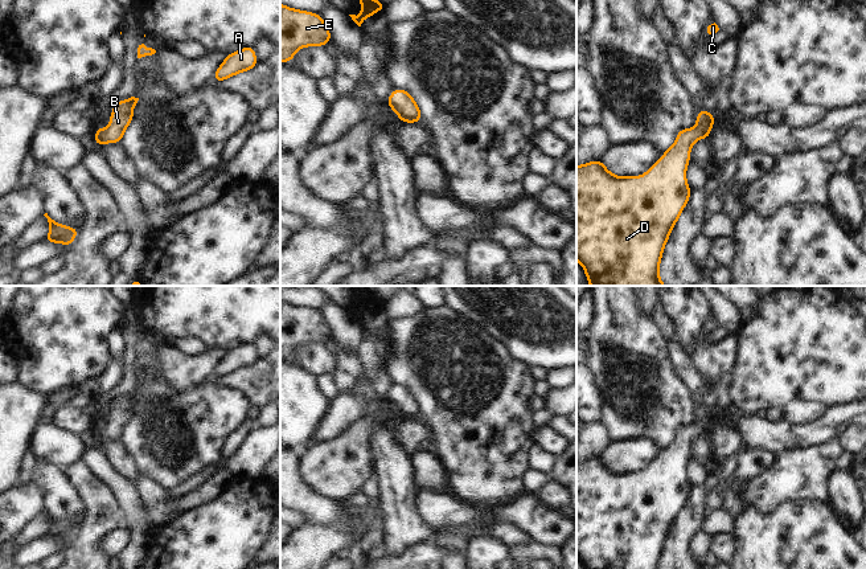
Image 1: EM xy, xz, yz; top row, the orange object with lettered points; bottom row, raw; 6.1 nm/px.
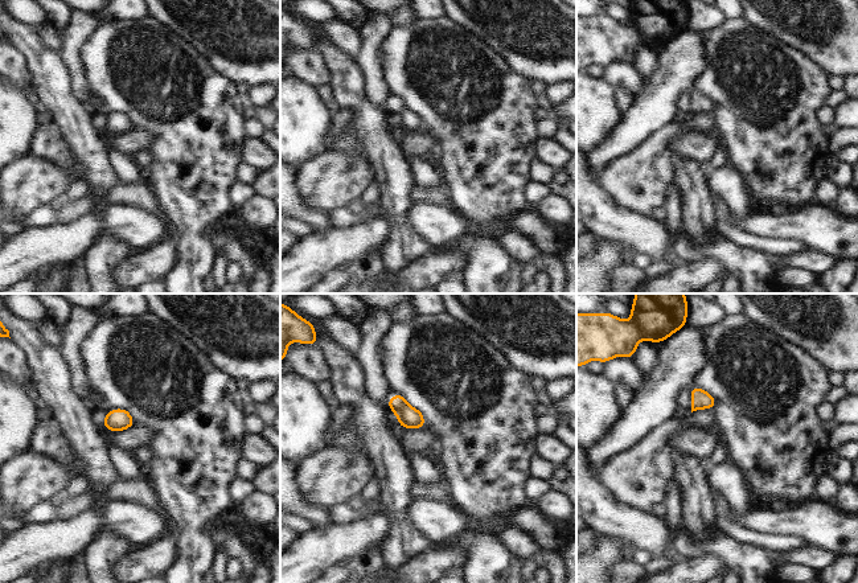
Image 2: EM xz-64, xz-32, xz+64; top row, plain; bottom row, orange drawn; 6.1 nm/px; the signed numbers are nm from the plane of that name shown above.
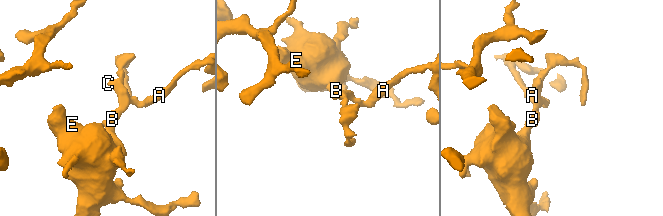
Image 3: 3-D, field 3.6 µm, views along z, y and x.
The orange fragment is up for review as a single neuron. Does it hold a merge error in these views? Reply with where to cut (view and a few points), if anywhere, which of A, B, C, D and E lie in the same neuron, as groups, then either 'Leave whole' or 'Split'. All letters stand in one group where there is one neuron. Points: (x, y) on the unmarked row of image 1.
No split. Groups: A B C D E. Leave whole

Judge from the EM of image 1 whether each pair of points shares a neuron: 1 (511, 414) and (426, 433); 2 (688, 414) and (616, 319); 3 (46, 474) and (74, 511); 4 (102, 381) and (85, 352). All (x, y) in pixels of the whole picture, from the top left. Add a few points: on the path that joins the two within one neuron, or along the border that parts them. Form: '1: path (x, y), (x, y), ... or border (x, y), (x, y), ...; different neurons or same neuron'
1: border (421, 420), (434, 433), (434, 439); different neurons
2: path (664, 391), (643, 369), (643, 365), (623, 343); same neuron
3: path (56, 483), (65, 502); same neuron
4: border (113, 357), (97, 376), (78, 383), (73, 388); different neurons

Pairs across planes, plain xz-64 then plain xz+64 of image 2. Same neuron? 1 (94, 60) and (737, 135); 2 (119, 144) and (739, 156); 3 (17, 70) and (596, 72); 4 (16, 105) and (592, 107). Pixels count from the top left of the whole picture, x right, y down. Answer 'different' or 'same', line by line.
1: same
2: different
3: different
4: same

